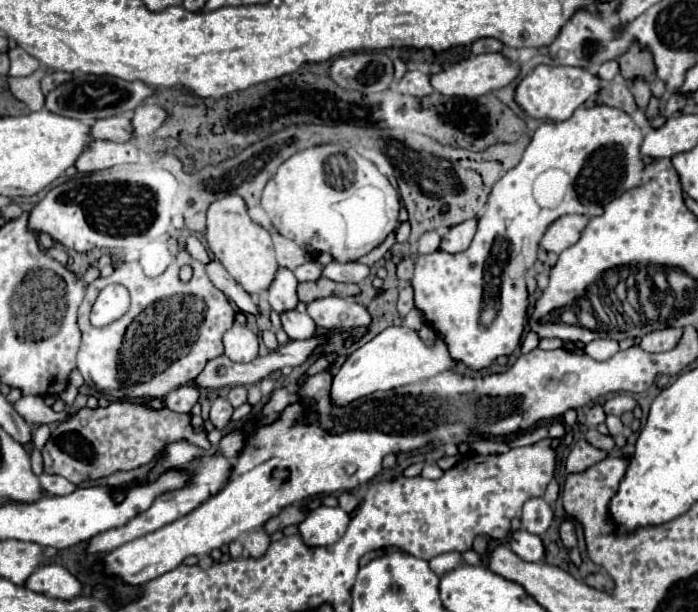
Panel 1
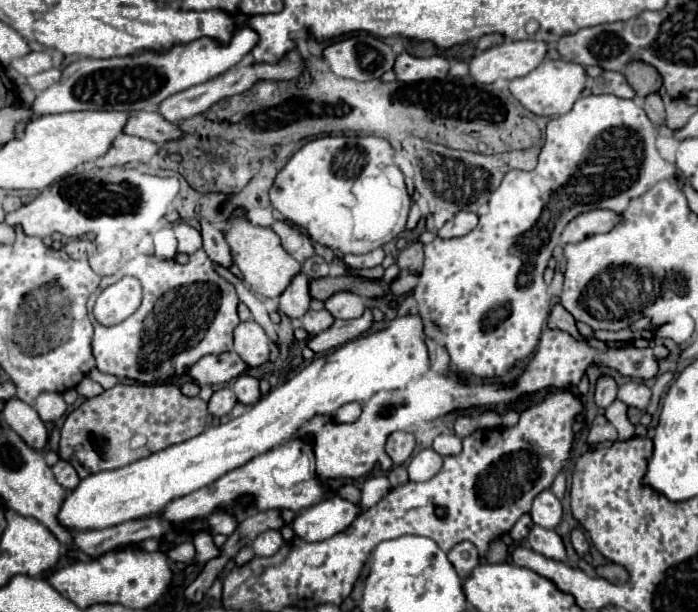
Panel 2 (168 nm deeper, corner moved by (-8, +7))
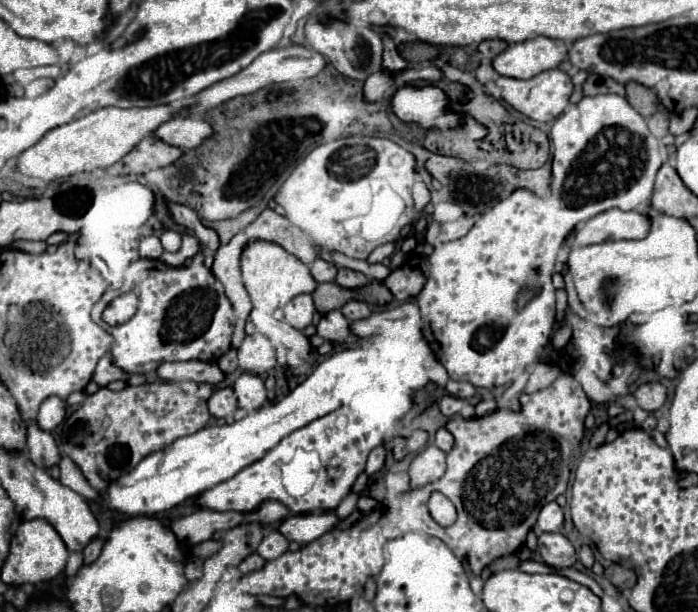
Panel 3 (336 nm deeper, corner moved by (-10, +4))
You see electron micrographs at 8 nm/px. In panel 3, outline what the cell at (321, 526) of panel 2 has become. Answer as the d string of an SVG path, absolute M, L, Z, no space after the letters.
M334 511L326 513L308 513L308 515L292 515L284 519L278 527L278 531L288 539L296 543L312 543L330 529L334 529L340 523L340 517Z

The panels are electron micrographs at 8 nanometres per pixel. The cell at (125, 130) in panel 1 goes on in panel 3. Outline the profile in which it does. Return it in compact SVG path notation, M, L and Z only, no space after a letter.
M176 115L176 117L168 119L166 123L162 123L154 131L154 135L160 141L186 151L186 149L198 147L206 137L210 137L212 129L210 129L210 125L202 117Z

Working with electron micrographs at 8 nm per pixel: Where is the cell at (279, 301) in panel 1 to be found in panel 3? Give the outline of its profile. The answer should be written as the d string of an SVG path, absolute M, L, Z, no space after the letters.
M302 293L296 295L292 301L286 303L284 307L284 315L286 321L296 327L296 329L304 329L312 323L312 315L314 315L314 303L312 303L312 295Z

